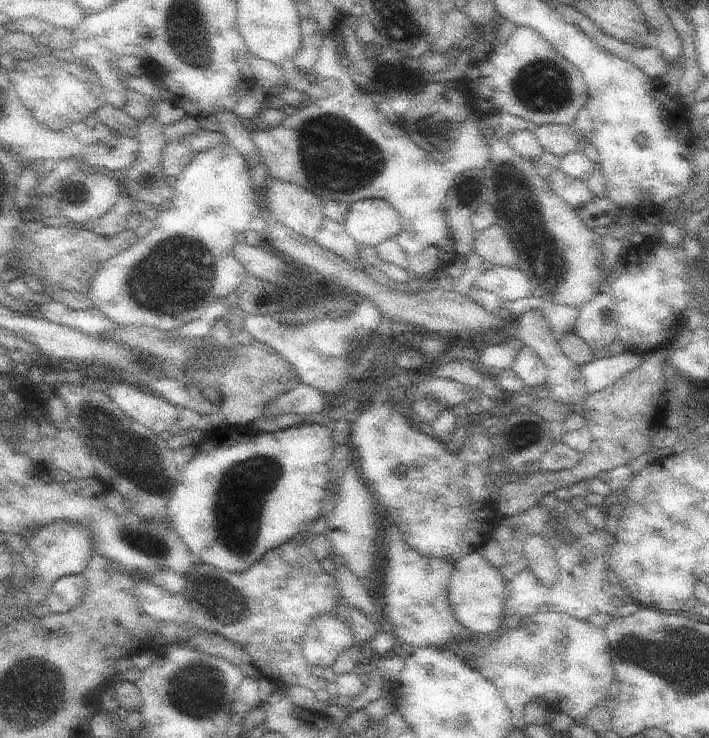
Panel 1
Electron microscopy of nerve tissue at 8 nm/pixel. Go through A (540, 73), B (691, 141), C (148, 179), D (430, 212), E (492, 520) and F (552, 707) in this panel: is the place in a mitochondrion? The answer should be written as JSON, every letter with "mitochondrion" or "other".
{"A":"mitochondrion","B":"other","C":"other","D":"other","E":"other","F":"other"}

